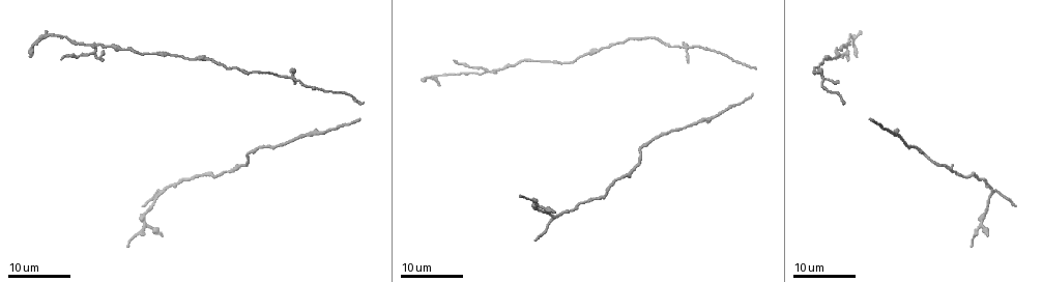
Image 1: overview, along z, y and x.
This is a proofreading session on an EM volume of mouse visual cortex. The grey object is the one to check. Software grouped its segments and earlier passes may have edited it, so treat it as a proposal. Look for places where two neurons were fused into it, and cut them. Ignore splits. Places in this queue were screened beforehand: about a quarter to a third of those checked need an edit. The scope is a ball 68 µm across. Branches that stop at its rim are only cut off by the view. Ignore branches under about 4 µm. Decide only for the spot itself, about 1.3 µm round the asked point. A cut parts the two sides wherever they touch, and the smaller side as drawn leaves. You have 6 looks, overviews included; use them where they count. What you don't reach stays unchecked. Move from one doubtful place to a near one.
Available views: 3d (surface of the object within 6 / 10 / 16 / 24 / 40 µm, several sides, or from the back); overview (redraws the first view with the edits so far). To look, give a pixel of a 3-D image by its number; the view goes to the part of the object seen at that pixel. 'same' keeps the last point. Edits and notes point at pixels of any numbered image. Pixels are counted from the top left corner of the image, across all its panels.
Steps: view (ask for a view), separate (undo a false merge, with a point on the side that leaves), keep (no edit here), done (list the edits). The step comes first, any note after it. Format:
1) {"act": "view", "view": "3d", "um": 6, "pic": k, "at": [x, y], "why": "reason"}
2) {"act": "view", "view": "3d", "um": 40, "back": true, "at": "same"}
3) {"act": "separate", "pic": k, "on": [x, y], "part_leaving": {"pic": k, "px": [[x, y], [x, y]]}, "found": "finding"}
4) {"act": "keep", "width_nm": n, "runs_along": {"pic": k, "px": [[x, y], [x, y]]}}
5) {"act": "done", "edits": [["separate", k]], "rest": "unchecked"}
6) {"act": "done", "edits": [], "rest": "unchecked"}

{"act": "view", "view": "3d", "um": 16, "pic": 1, "at": [289, 76], "why": "four-way junction"}

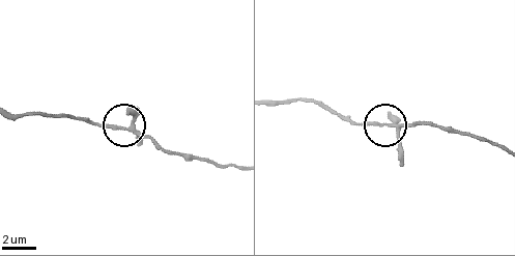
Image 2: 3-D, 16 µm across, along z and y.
{"act": "view", "view": "3d", "um": 10, "pic": 2, "at": [385, 125]}

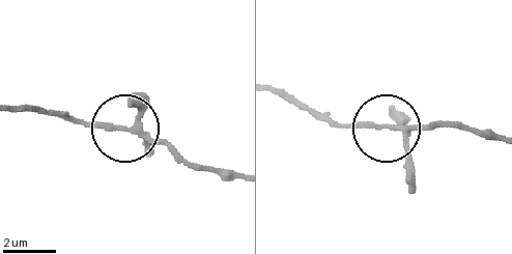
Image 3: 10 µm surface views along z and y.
{"act": "keep", "runs_along": {"pic": 3, "px": [[237, 175], [191, 166], [164, 144], [117, 129], [59, 117]]}, "found": "continuous, no second neuron"}

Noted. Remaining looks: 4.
{"act": "view", "view": "3d", "um": 24, "pic": 1, "at": [993, 193]}

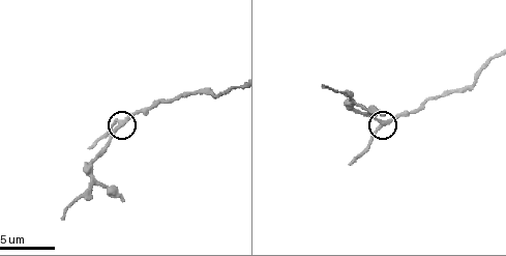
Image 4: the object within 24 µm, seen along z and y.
{"act": "view", "view": "3d", "um": 6, "pic": 4, "at": [119, 122]}

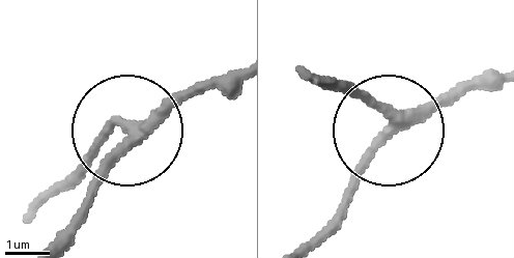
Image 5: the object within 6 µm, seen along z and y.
{"act": "keep", "arms": 3, "found": "one neuron here"}

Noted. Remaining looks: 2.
{"act": "view", "view": "3d", "um": 16, "pic": 1, "at": [230, 171], "why": "three-way junction"}

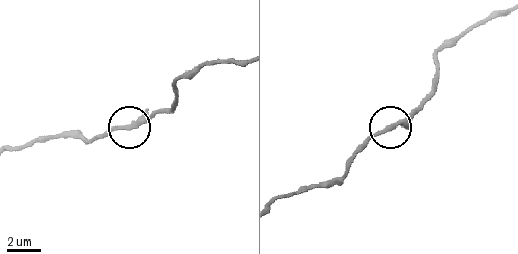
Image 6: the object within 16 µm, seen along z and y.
{"act": "view", "view": "3d", "um": 10, "pic": 6, "at": [390, 127]}

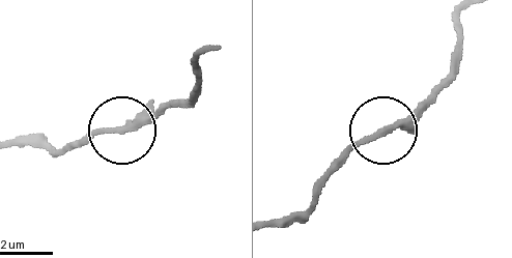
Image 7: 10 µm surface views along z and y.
{"act": "keep", "width_nm": 230, "found": "continuous, no second neuron"}

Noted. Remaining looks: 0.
{"act": "done", "edits": [], "rest": "unchecked"}

